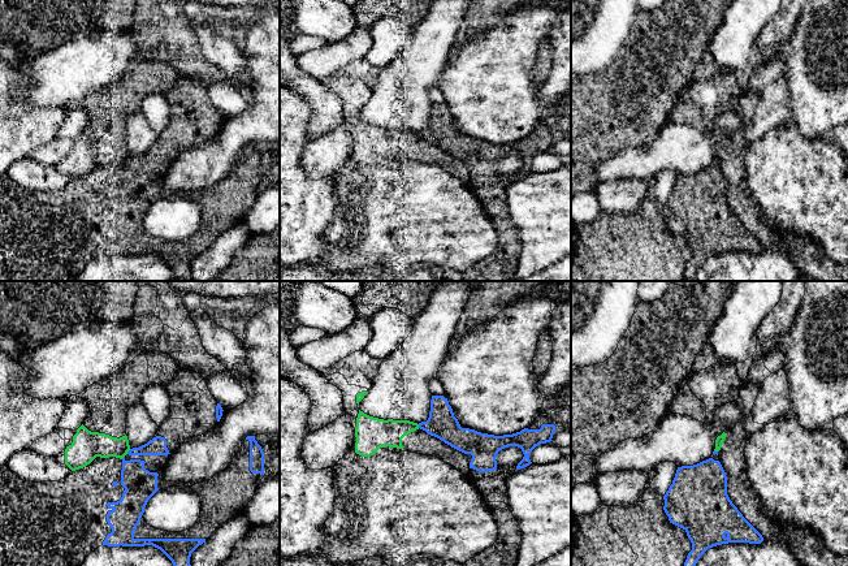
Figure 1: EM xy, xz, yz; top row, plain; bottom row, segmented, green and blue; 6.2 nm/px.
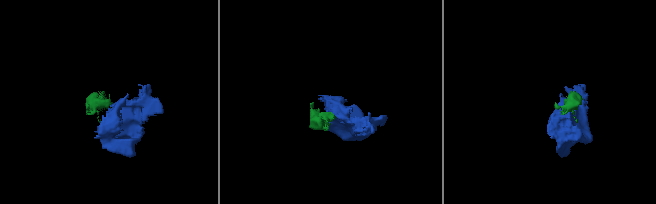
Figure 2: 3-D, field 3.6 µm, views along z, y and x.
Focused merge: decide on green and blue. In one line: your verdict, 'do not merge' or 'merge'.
do not merge

